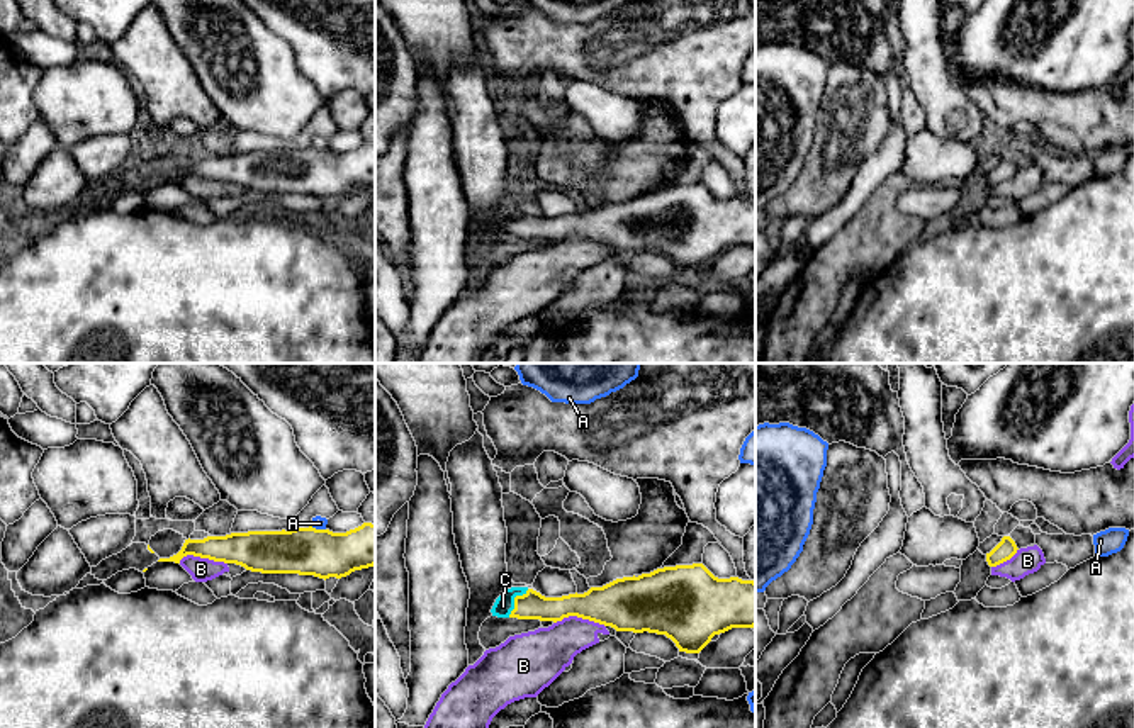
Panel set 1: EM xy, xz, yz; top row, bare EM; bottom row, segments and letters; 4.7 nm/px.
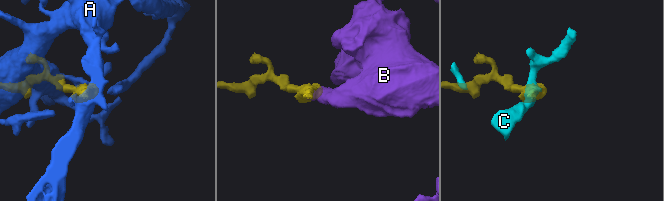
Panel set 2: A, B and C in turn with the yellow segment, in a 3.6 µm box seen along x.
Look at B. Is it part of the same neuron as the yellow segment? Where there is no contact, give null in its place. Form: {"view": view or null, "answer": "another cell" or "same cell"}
{"view": "xz", "answer": "another cell"}

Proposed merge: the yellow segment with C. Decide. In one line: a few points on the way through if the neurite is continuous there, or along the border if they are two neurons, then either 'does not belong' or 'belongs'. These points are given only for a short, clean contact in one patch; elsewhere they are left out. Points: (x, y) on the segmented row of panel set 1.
across xz (532, 604), (515, 601), (503, 606) | belongs

